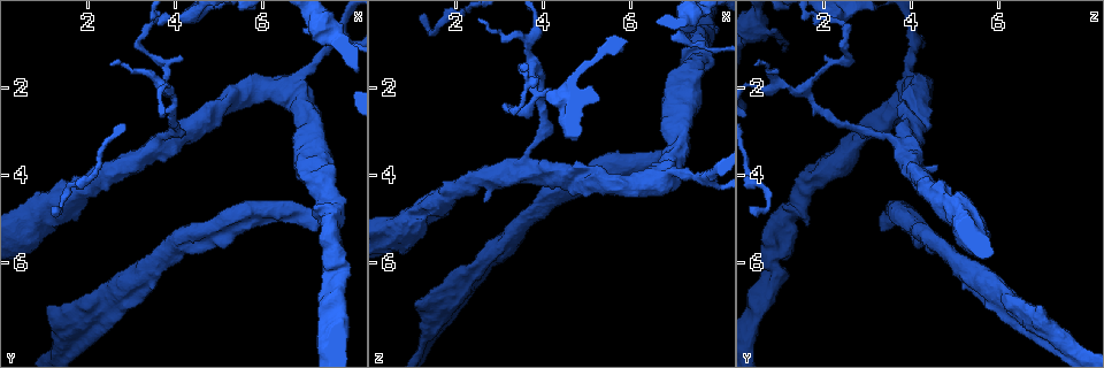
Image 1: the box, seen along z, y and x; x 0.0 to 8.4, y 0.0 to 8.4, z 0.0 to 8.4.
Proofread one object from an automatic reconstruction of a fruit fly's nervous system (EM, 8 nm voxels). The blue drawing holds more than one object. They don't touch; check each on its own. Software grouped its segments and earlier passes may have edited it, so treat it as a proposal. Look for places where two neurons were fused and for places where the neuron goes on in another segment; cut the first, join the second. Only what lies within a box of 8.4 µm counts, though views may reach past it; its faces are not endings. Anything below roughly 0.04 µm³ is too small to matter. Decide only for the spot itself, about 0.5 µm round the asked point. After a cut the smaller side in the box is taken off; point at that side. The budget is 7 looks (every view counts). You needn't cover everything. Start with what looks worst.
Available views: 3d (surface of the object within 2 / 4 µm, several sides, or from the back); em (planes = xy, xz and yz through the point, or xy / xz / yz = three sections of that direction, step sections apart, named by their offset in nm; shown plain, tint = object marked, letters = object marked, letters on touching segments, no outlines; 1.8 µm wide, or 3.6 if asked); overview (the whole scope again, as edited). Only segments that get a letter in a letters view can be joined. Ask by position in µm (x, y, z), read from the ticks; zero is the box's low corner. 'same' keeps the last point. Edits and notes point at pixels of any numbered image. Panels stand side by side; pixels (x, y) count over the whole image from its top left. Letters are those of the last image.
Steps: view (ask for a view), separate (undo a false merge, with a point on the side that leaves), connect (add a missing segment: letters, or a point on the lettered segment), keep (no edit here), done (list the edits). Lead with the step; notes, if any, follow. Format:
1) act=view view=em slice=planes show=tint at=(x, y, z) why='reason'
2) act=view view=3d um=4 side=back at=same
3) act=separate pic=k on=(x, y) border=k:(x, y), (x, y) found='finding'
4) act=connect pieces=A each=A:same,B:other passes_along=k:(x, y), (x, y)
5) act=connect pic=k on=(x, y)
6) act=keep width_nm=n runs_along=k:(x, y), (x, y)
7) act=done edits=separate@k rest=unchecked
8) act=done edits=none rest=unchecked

act=view view=3d um=2 at=(3.90, 2.15, 1.70) why='three-way junction'

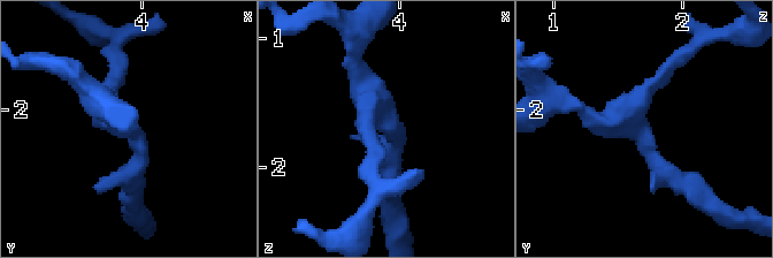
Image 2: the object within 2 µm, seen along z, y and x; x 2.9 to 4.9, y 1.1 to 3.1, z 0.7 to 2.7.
act=view view=em slice=yz step=16 show=letters at=(3.92, 2.12, 1.66) why='need the tissue'

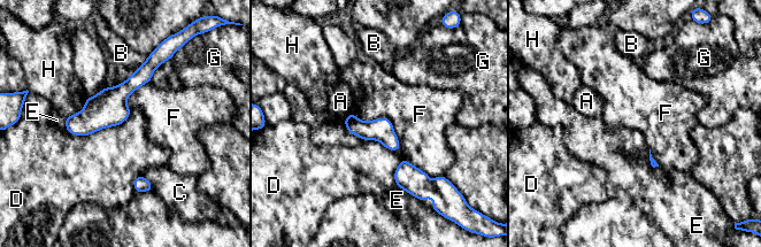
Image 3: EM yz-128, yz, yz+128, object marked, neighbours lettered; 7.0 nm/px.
act=keep each=A:other,B:other,C:other,D:other,E:other,F:other,G:other,H:other runs_along=3:(153, 66), (102, 110), (70, 130) found='one neuron here'

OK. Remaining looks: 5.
act=view view=3d um=2 side=back at=(7.40, 5.00, 3.30) why='stops while still wide'

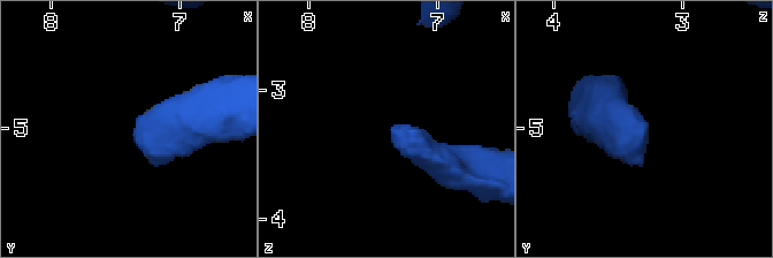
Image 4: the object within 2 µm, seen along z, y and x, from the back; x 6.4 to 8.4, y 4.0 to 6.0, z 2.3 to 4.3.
act=view view=em slice=planes show=letters at=(7.38, 5.02, 3.28) why='need the tissue'

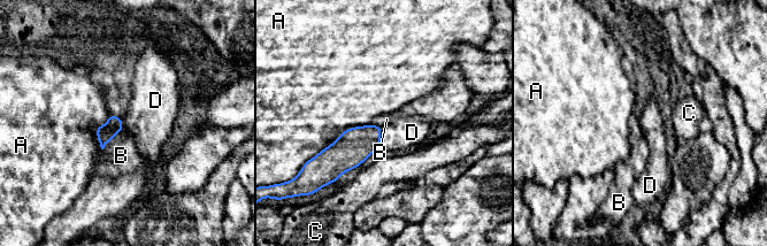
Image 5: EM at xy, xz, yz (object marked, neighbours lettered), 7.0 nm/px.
act=connect pic=5 on=(121, 155) each=A:other,B:same,C:other,D:other found='it goes on there'

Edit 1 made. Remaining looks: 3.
act=view view=overview why='redraw'

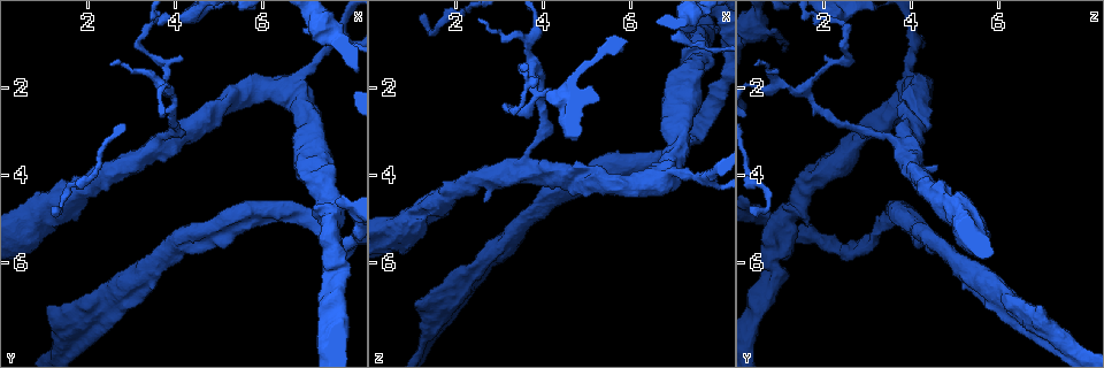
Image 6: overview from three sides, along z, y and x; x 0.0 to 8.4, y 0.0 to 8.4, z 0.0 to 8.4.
act=view view=em um=3.6 slice=planes show=letters at=(7.45, 4.30, 1.45) why='sudden change in width'

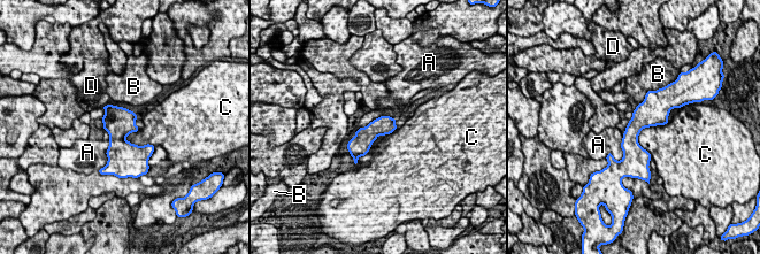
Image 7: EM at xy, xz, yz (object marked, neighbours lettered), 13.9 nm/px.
act=keep each=A:other,B:other,C:other,D:other border=7:(669, 122), (638, 135), (651, 158) found='one neuron here'

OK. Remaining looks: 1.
act=done edits=connect@5 rest=unchecked

